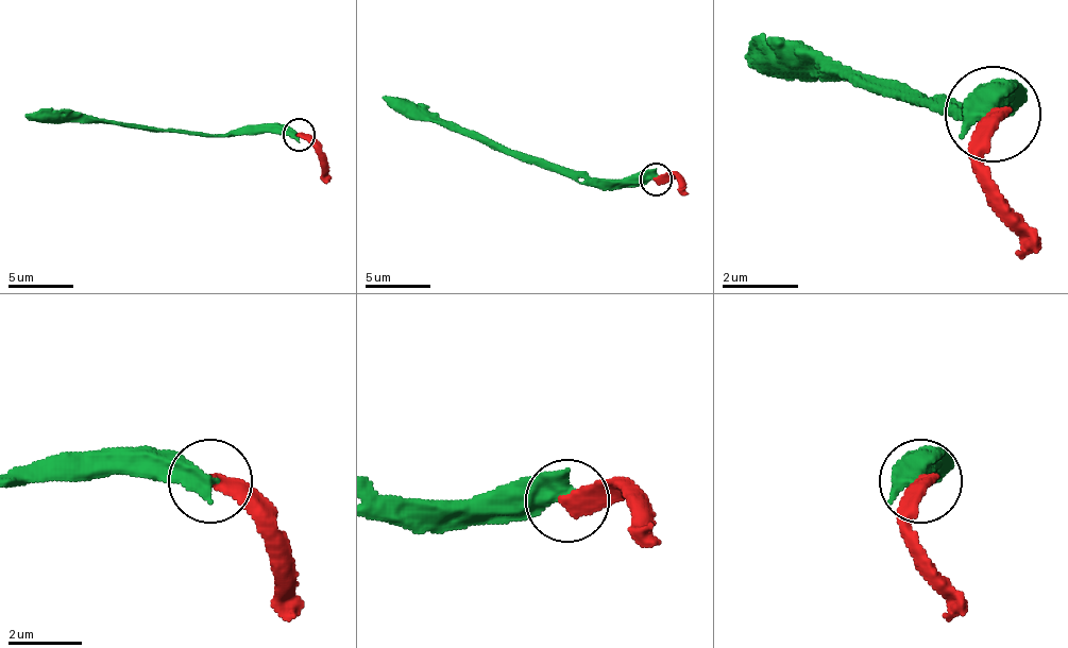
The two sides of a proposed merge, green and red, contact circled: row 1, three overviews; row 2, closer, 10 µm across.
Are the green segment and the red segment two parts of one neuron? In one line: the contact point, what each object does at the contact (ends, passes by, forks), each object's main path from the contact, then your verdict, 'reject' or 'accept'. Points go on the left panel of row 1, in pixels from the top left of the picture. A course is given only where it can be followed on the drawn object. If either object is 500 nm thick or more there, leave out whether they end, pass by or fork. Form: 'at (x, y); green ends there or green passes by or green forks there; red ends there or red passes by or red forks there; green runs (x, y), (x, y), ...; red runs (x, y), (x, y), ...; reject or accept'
at (299, 135); green runs (298, 134), (204, 134), (52, 121), (26, 115); red runs (298, 134), (315, 147), (331, 183); reject

